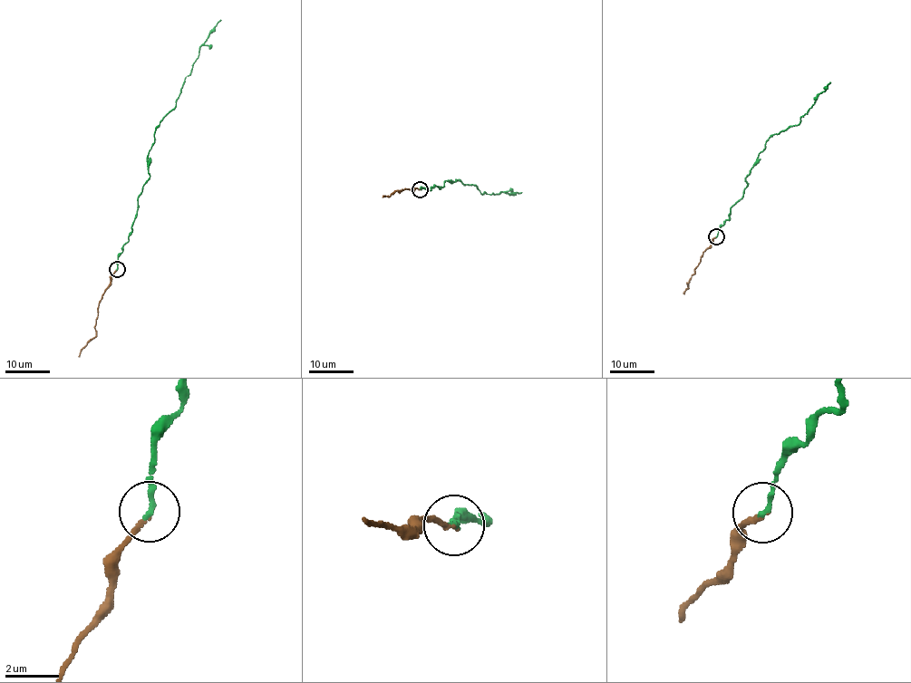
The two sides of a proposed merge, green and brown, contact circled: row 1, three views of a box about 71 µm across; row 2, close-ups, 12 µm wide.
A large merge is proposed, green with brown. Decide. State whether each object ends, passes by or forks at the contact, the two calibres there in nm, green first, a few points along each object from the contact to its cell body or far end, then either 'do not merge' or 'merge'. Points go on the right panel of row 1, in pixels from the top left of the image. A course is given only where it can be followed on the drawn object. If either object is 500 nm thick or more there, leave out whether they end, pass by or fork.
green ends | brown ends | 200/130 nm | green via (716, 237), (730, 219), (731, 206), (741, 197), (745, 177), (769, 137), (799, 123), (829, 82) | brown via (716, 237), (712, 247), (700, 258), (684, 293) | merge

